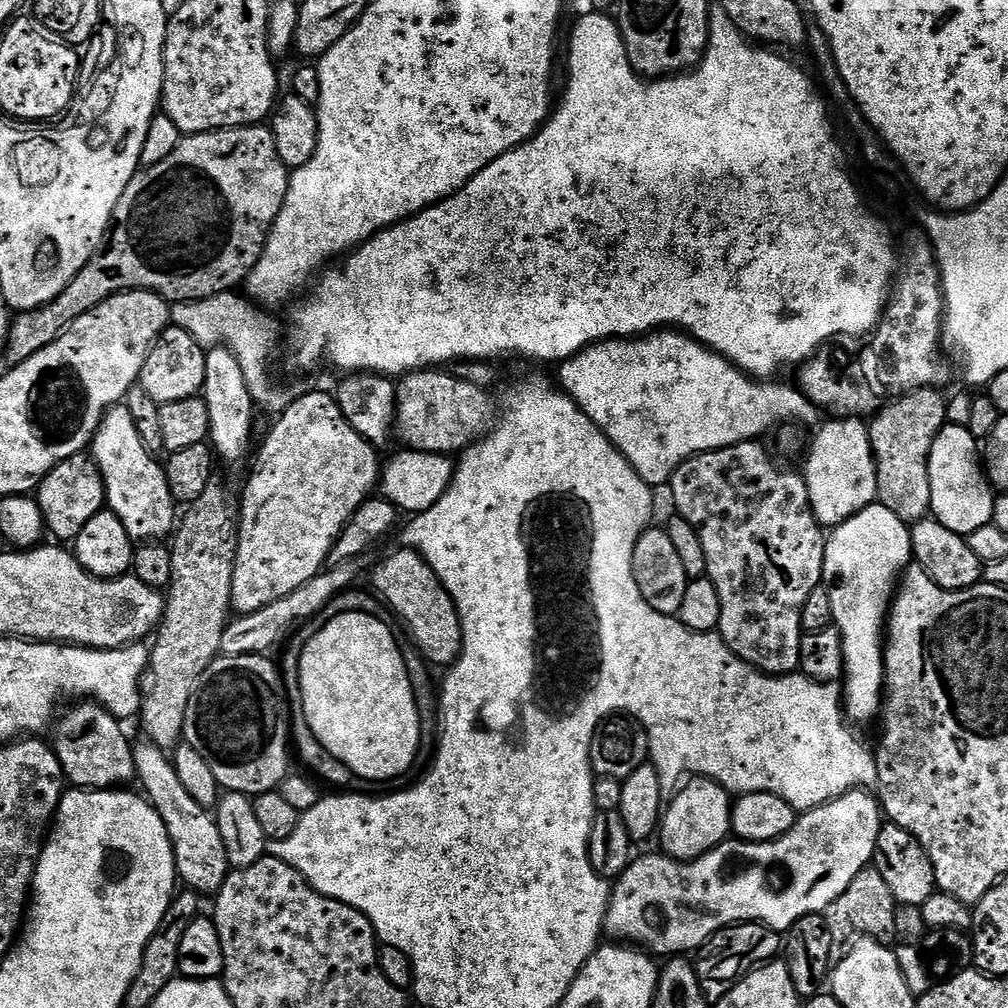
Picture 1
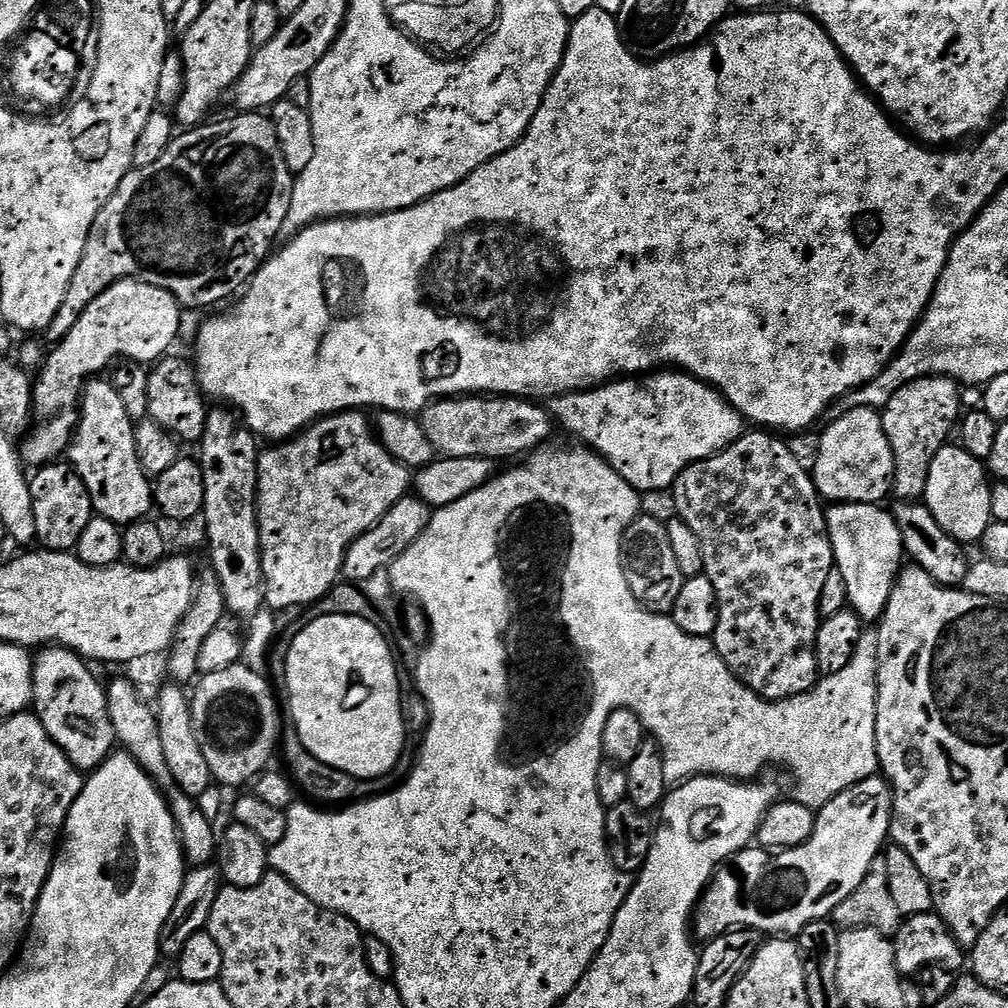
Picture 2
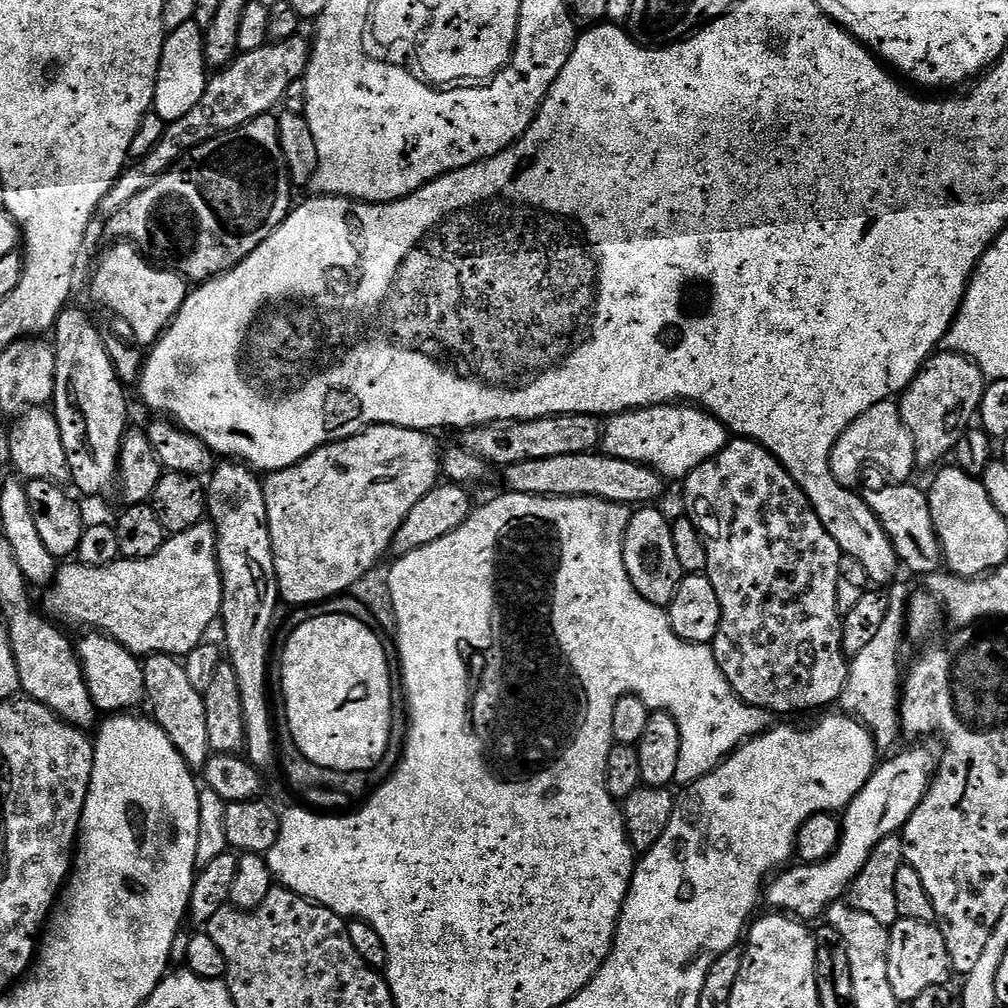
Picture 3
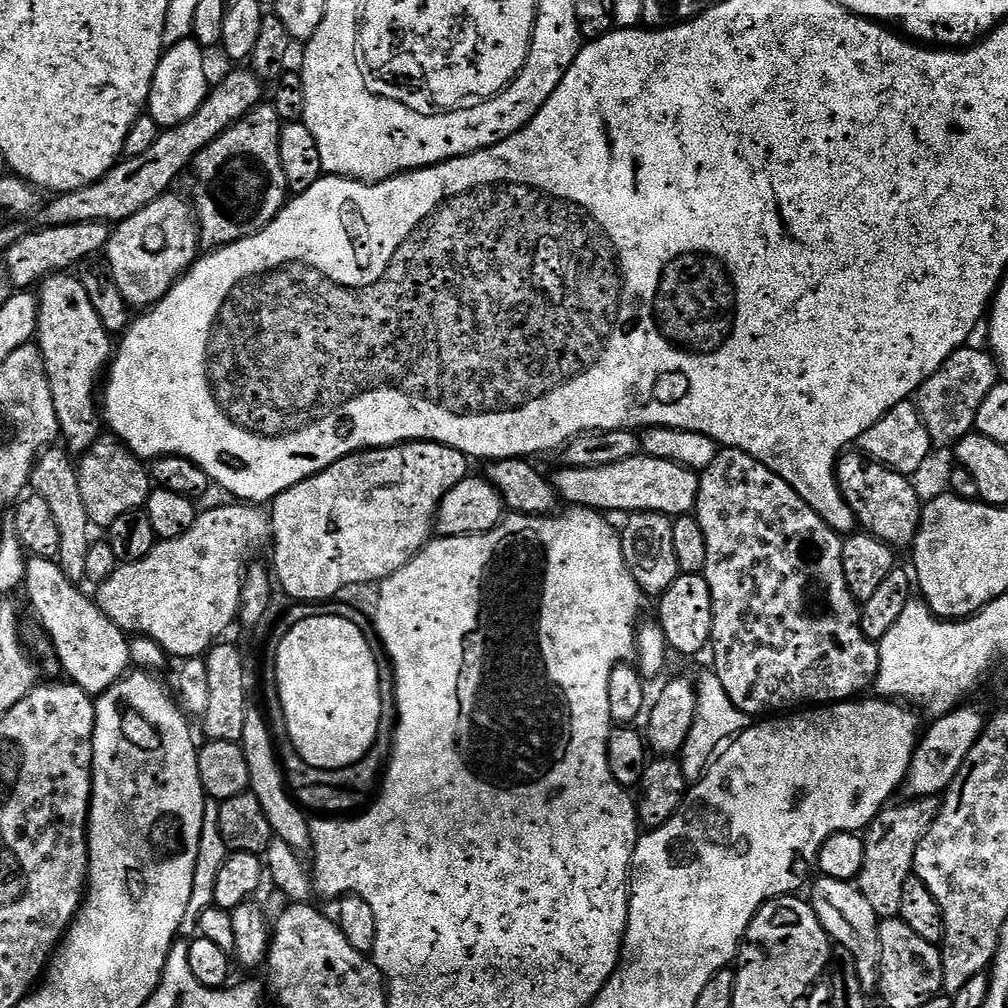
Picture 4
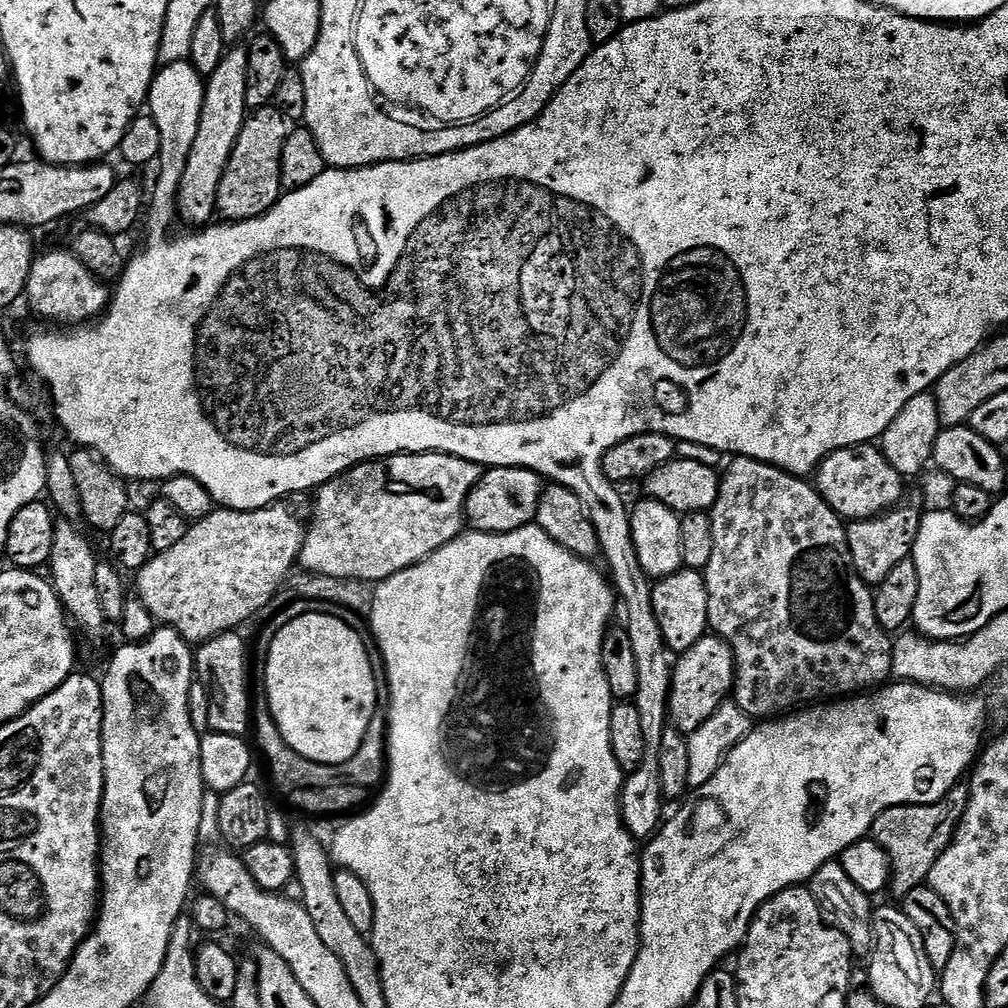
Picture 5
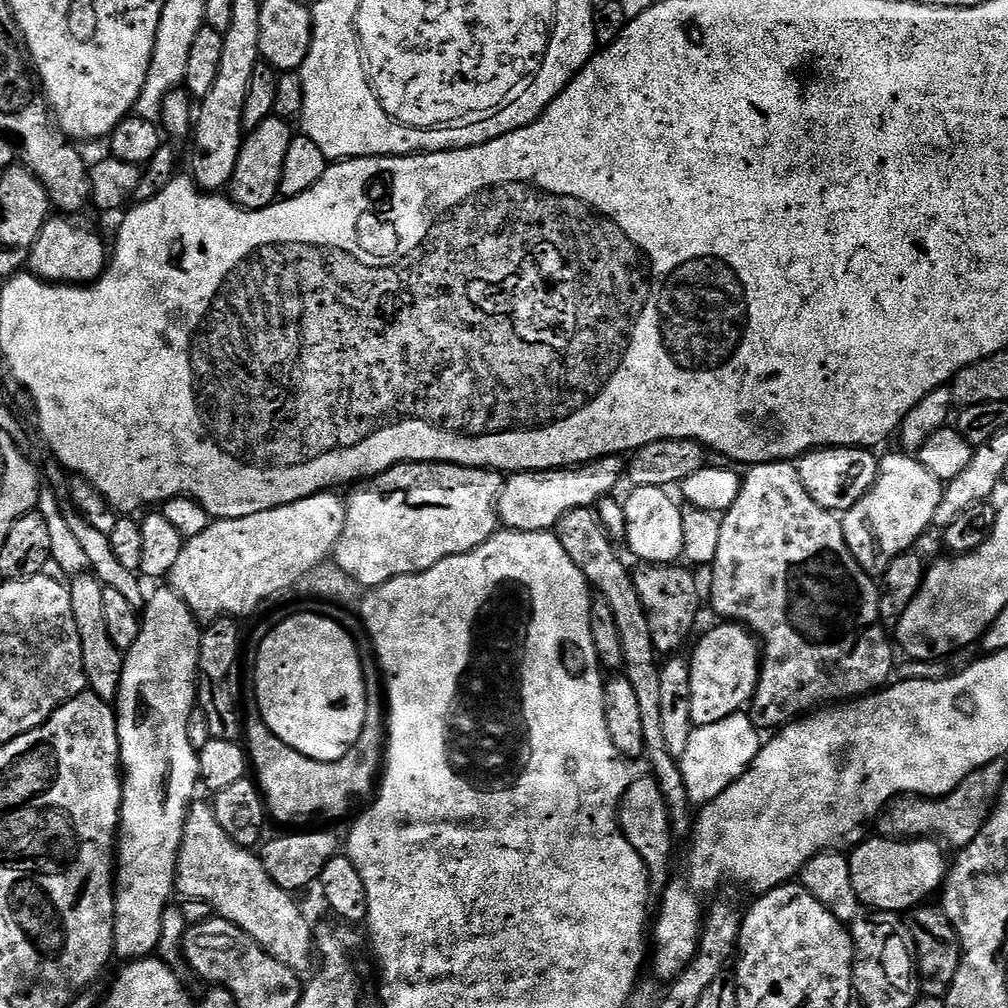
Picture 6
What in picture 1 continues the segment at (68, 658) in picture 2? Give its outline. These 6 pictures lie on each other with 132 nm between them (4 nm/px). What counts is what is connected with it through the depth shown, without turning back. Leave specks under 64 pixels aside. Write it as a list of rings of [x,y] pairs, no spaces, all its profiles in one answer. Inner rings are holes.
[[[95,702],[77,704],[80,705],[70,709],[69,712],[62,713],[63,711],[61,711],[51,729],[53,732],[50,740],[55,747],[58,762],[64,771],[65,781],[72,788],[87,788],[89,790],[120,790],[131,785],[128,783],[133,783],[136,780],[136,767],[132,753],[134,744],[133,741],[128,741],[128,736],[124,733],[125,725]]]

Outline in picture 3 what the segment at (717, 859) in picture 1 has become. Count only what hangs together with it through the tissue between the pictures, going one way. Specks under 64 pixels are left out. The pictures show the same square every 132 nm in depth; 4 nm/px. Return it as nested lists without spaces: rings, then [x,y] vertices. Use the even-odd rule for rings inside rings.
[[[927,743],[917,744],[920,744],[917,748],[897,751],[893,760],[885,764],[883,761],[868,779],[866,786],[862,786],[860,793],[850,801],[842,813],[840,841],[829,860],[817,864],[797,863],[796,868],[785,867],[771,877],[766,888],[766,904],[768,900],[772,907],[769,909],[780,914],[791,914],[804,922],[812,922],[815,916],[823,917],[847,893],[862,866],[866,866],[874,846],[878,846],[882,838],[899,833],[928,792],[928,785],[938,767],[938,756],[924,745]]]

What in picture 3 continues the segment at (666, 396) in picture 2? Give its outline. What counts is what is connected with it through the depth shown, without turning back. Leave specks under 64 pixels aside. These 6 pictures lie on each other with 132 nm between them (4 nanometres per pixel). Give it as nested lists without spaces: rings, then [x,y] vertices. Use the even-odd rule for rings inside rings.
[[[684,402],[654,404],[650,408],[635,408],[633,412],[620,412],[617,416],[611,417],[602,428],[602,452],[605,456],[622,458],[626,462],[645,464],[669,481],[680,482],[702,462],[714,458],[714,454],[721,452],[729,439],[728,429],[715,416],[711,416],[699,406],[689,406]]]

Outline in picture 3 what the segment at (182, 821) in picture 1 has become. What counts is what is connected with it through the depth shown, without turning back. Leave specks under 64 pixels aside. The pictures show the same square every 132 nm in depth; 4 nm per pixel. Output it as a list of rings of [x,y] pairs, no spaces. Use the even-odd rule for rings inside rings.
[[[84,634],[78,640],[78,655],[84,671],[84,681],[90,690],[97,713],[124,714],[136,710],[139,704],[145,703],[144,665],[130,650],[103,634]]]

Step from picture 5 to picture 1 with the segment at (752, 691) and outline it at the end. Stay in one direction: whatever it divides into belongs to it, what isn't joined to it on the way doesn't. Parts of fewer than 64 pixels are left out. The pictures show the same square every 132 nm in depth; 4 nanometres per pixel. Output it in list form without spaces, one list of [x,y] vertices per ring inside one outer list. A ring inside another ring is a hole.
[[[747,440],[741,444],[735,444],[729,448],[719,448],[713,452],[699,452],[697,456],[690,456],[683,464],[676,467],[676,472],[672,476],[670,481],[670,489],[672,488],[672,500],[676,503],[675,511],[685,520],[690,522],[690,526],[694,526],[694,530],[698,534],[698,539],[702,541],[702,551],[706,554],[706,566],[708,567],[706,576],[707,579],[711,580],[714,590],[718,590],[718,602],[722,602],[722,614],[720,615],[720,627],[718,629],[718,635],[724,639],[726,646],[730,646],[730,650],[738,658],[742,658],[750,666],[754,666],[760,672],[766,672],[770,676],[790,676],[793,675],[800,667],[800,637],[802,635],[802,606],[806,606],[806,598],[810,598],[810,594],[815,588],[821,587],[824,578],[824,546],[826,543],[826,532],[825,529],[816,521],[814,514],[812,513],[812,507],[808,501],[808,491],[806,490],[806,482],[804,481],[803,475],[799,471],[787,472],[784,468],[779,468],[776,465],[776,460],[767,452],[766,449],[760,445],[760,442],[756,440]]]

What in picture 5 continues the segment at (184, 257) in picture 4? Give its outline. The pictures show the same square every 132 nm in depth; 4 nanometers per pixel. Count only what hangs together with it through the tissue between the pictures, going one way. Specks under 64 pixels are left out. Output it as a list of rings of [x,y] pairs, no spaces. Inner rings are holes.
[[[244,46],[229,47],[222,62],[218,62],[218,70],[206,77],[198,135],[194,138],[194,146],[186,149],[182,160],[176,211],[181,221],[184,219],[188,224],[196,224],[192,226],[207,225],[211,221],[208,219],[217,215],[218,186],[222,186],[222,174],[226,174],[230,154],[250,112],[246,102],[247,85],[248,49]]]

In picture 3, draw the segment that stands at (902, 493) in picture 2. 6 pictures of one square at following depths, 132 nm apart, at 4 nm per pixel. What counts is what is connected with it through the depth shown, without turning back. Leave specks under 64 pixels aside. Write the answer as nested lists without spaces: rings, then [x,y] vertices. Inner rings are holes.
[[[940,350],[928,357],[898,400],[902,422],[906,430],[910,430],[916,462],[921,469],[935,469],[944,462],[939,460],[948,460],[953,455],[953,448],[966,431],[967,420],[977,415],[985,387],[986,377],[982,370],[967,356]]]

